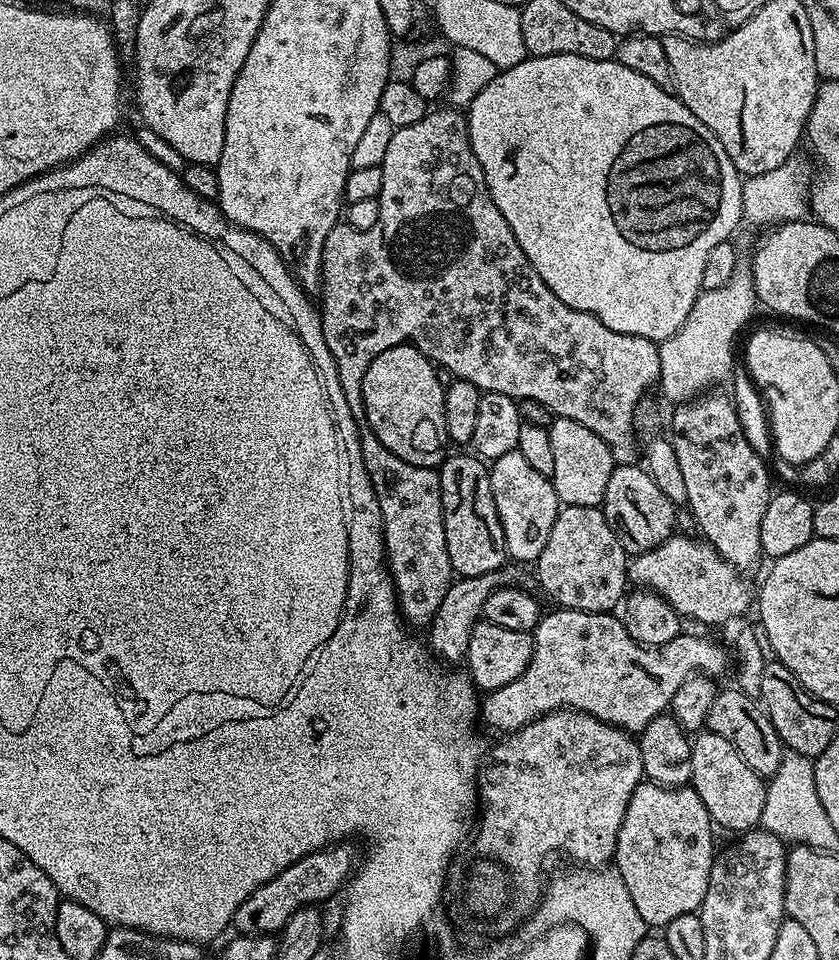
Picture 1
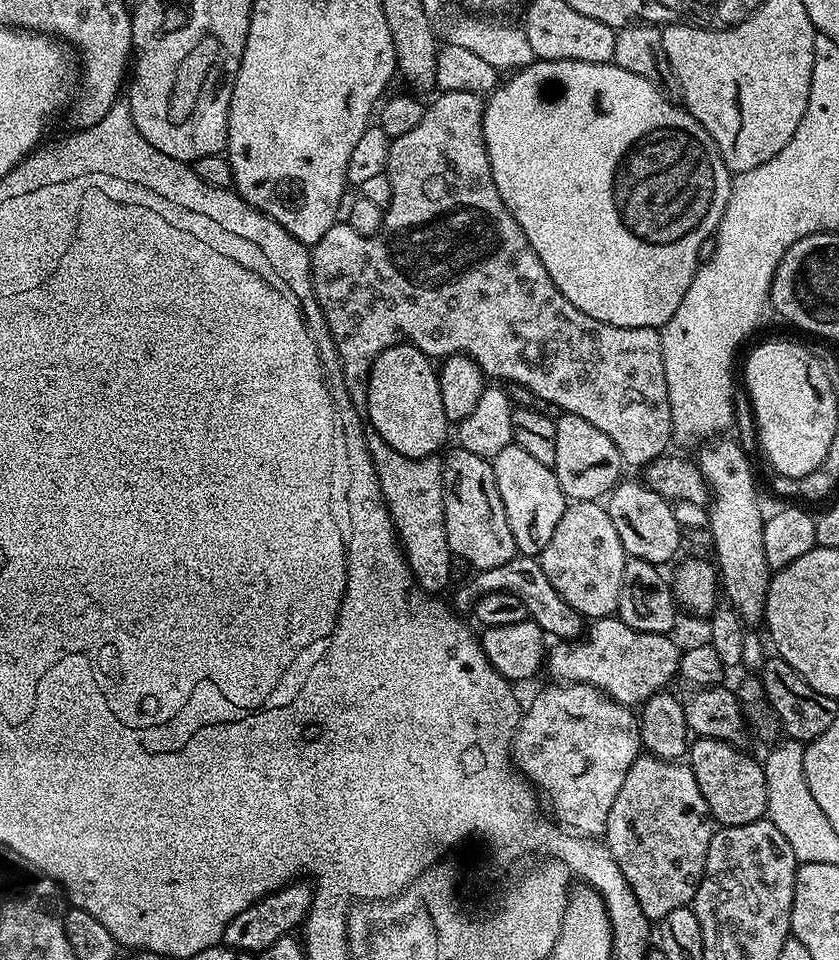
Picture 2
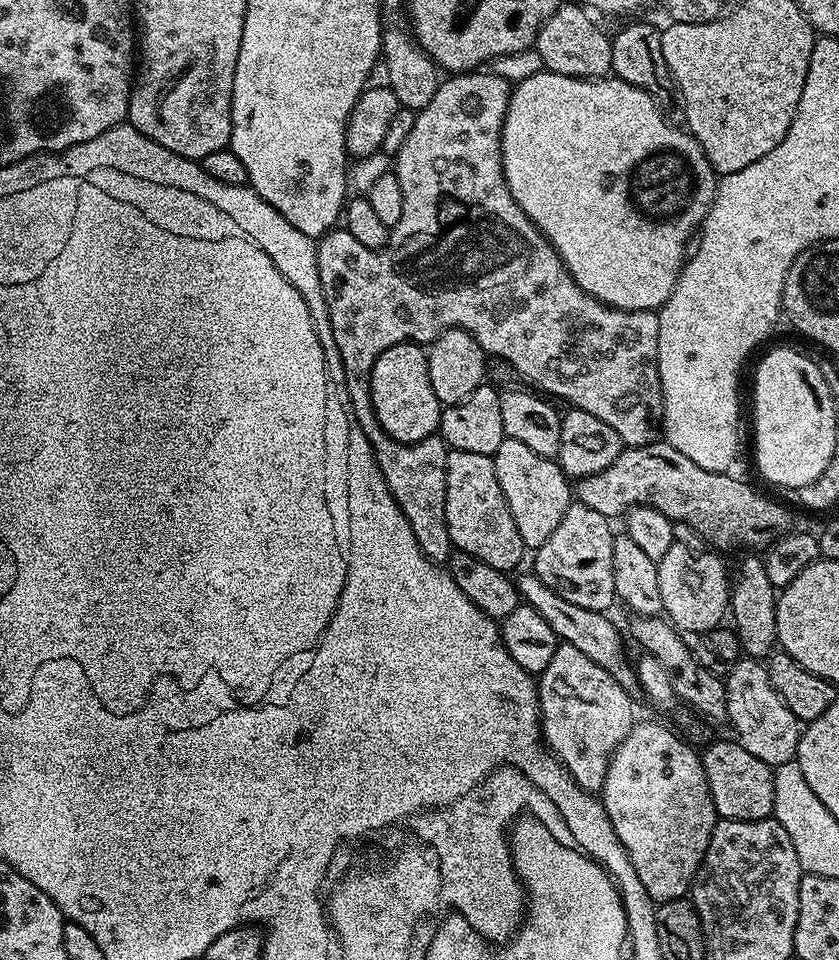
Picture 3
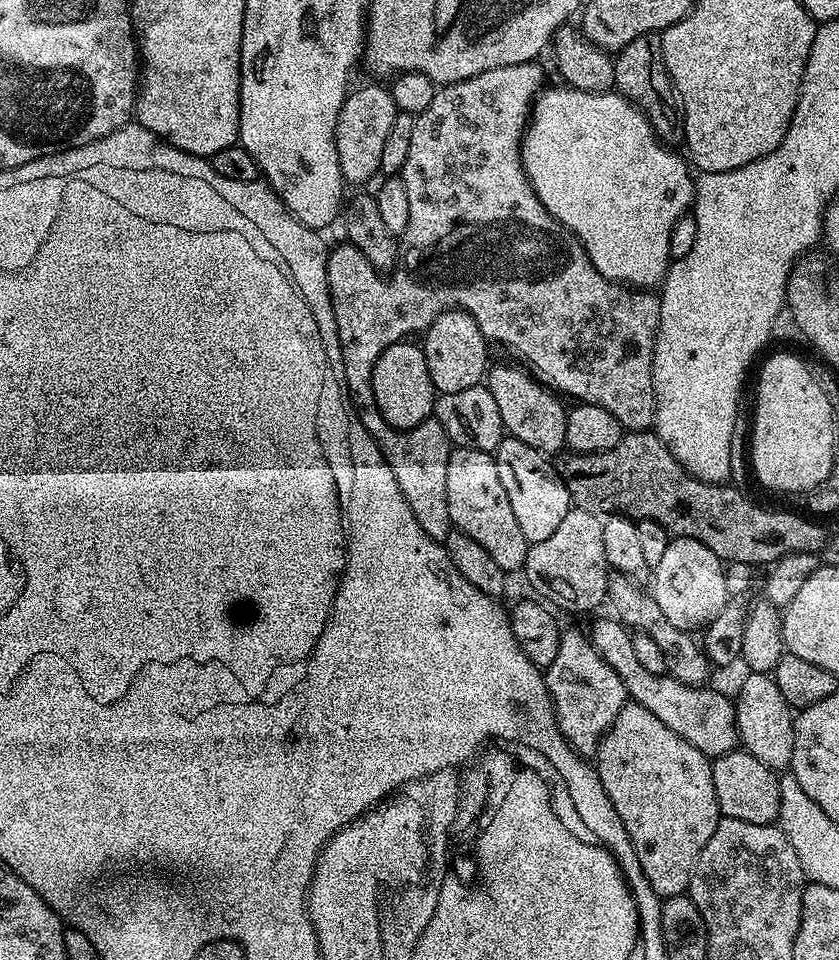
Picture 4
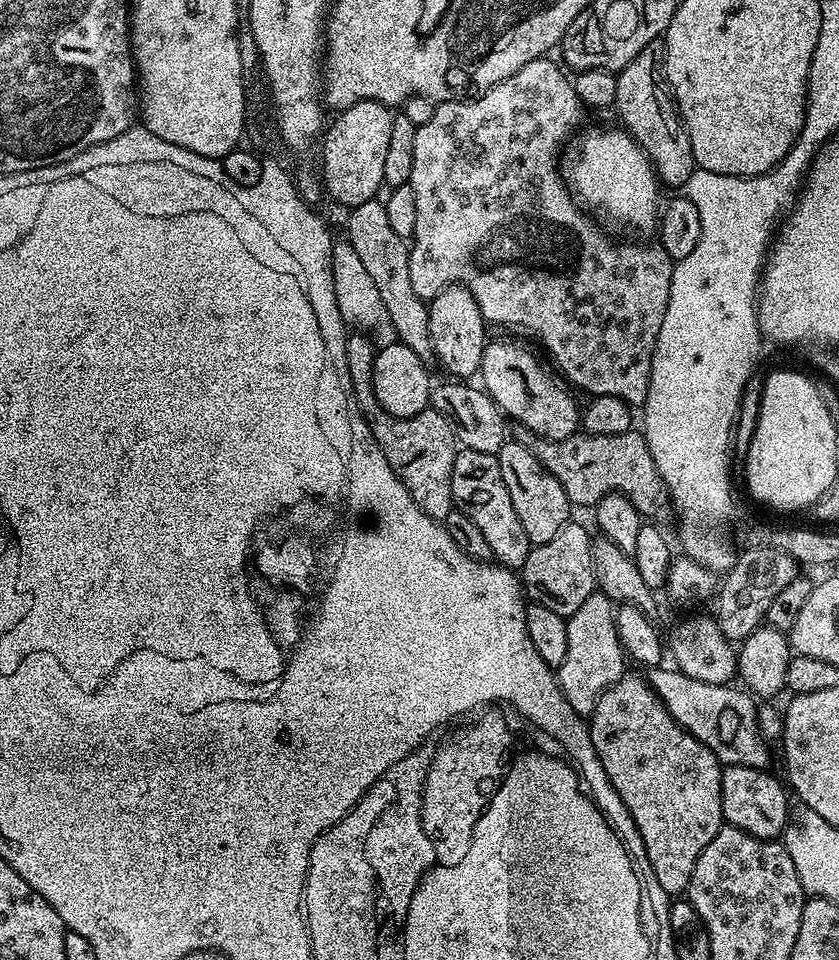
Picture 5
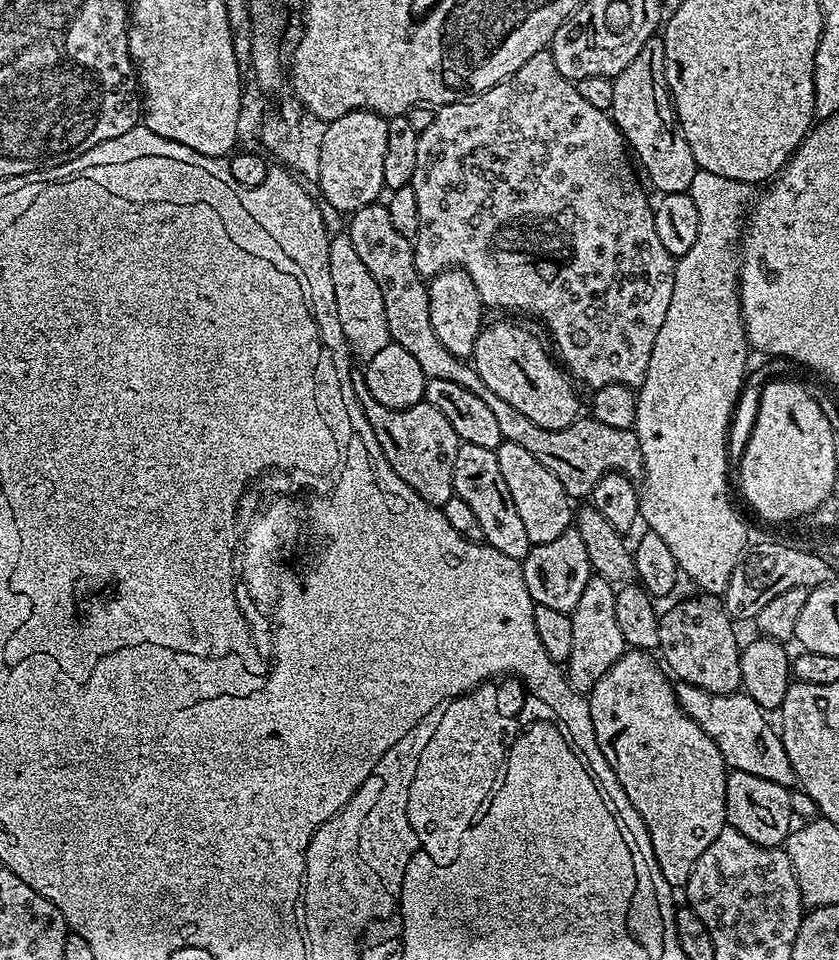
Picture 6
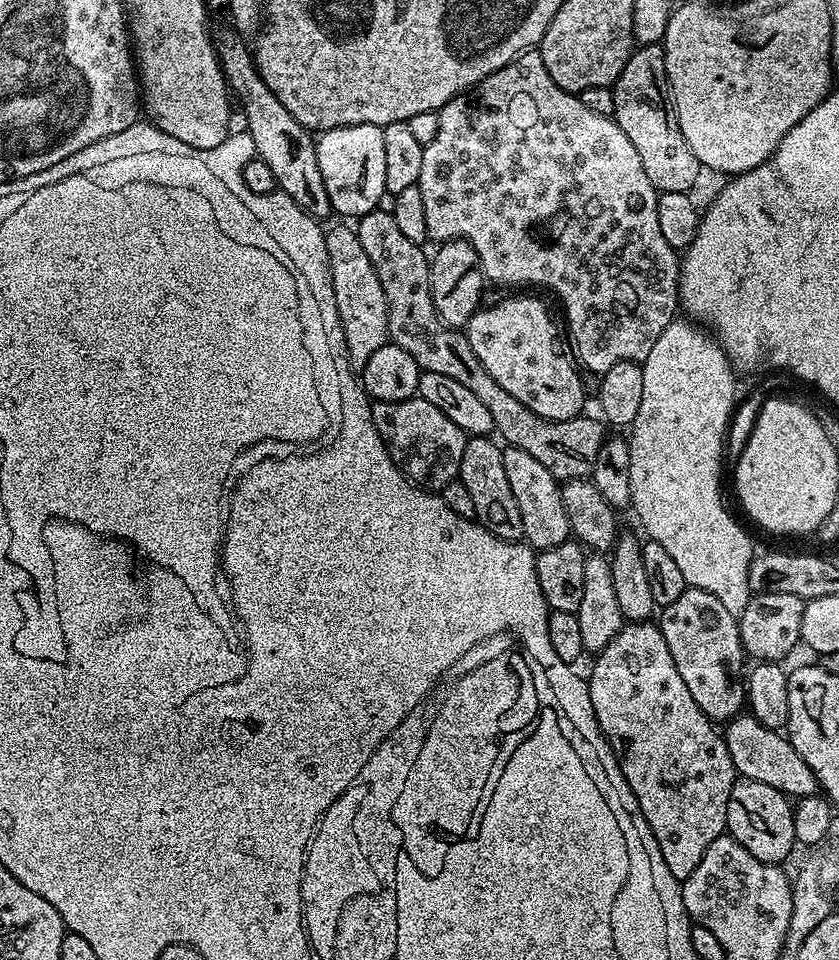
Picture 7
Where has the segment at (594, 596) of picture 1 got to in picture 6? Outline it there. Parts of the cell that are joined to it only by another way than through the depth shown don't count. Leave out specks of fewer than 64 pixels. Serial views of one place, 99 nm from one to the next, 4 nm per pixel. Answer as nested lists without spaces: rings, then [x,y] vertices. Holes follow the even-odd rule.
[[[575,526],[558,534],[554,542],[534,544],[522,563],[526,590],[530,590],[532,603],[551,606],[553,610],[567,613],[571,613],[572,608],[578,606],[578,598],[582,598],[582,590],[586,590],[586,582],[594,575],[586,546],[582,543],[582,534],[578,534]]]

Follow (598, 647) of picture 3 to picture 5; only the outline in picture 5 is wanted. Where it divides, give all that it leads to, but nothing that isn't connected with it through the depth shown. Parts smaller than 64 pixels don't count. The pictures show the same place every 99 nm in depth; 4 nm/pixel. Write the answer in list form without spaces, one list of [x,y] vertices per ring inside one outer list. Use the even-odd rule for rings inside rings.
[[[664,667],[647,669],[646,679],[676,724],[681,724],[691,736],[698,738],[698,742],[705,744],[721,765],[737,764],[751,768],[764,768],[767,765],[769,745],[760,732],[758,704],[747,691],[732,688],[728,684],[698,682],[698,678],[690,678],[675,667]]]

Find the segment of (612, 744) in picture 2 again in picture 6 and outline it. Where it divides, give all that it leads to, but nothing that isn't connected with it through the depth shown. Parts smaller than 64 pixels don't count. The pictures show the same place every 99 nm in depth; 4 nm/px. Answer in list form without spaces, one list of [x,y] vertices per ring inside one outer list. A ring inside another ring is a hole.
[[[593,575],[586,582],[586,590],[582,590],[582,598],[578,598],[578,606],[574,606],[570,613],[574,626],[574,647],[570,650],[570,658],[566,665],[566,675],[569,684],[581,694],[591,692],[598,683],[618,662],[618,658],[626,645],[622,638],[622,629],[618,627],[618,617],[614,611],[616,588],[606,578]]]

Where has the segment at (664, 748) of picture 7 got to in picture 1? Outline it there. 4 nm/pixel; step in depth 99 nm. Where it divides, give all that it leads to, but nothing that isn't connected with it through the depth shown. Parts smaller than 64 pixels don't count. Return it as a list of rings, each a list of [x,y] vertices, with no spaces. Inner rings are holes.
[[[641,782],[634,790],[626,806],[626,818],[622,818],[622,826],[618,830],[614,868],[619,872],[626,890],[630,890],[634,907],[638,909],[638,914],[642,914],[649,929],[662,930],[682,914],[699,913],[700,904],[706,898],[706,890],[710,886],[710,870],[714,859],[712,831],[714,825],[710,814],[692,787],[664,788],[661,784]]]

